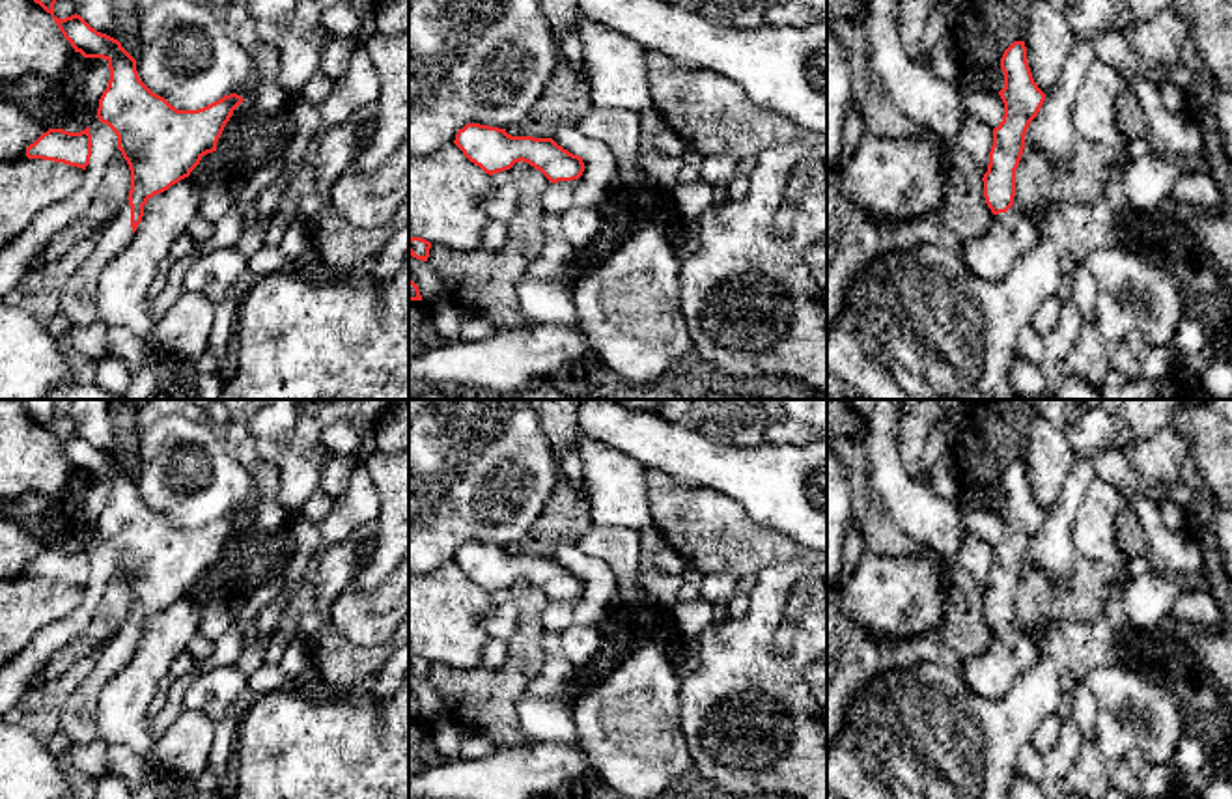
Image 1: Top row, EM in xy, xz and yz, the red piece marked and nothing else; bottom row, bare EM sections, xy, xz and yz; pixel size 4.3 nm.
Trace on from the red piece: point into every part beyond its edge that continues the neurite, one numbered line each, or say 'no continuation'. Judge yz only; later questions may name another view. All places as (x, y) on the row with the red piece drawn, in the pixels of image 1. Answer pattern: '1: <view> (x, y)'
1: yz (990, 256)

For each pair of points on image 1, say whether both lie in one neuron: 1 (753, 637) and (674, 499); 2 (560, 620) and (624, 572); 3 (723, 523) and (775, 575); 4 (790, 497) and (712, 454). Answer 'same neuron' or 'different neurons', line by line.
1: different neurons
2: different neurons
3: different neurons
4: same neuron

